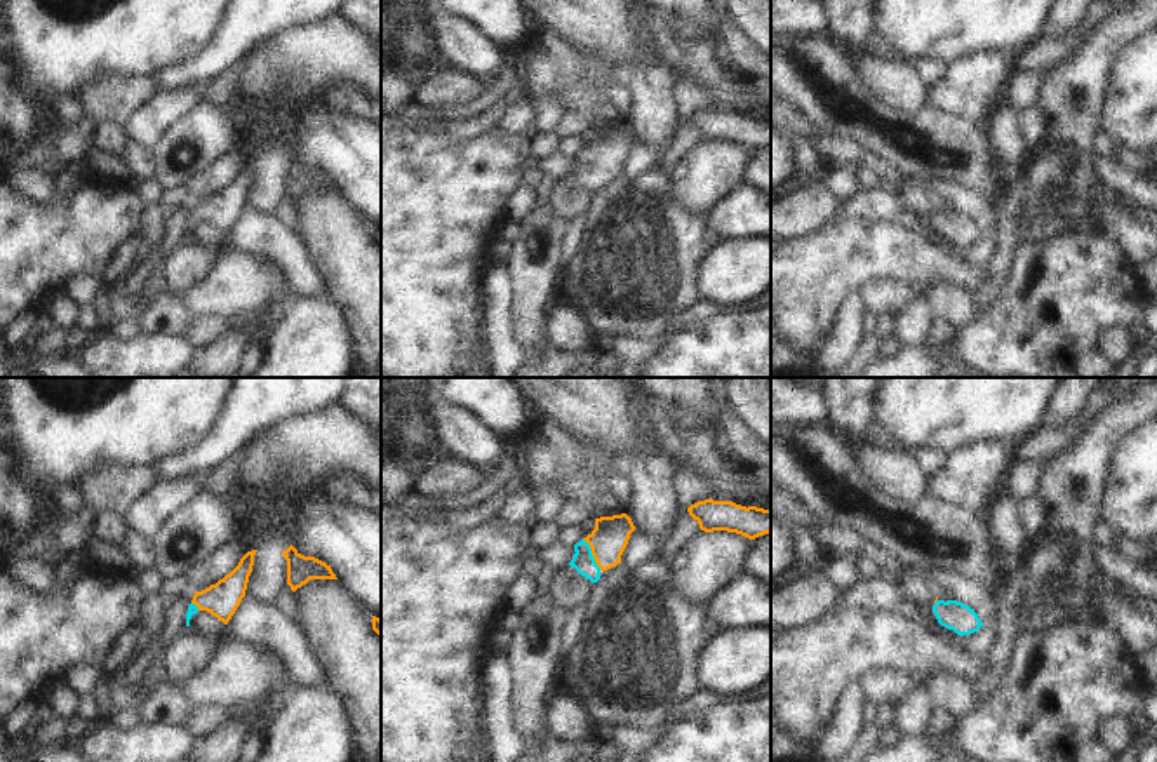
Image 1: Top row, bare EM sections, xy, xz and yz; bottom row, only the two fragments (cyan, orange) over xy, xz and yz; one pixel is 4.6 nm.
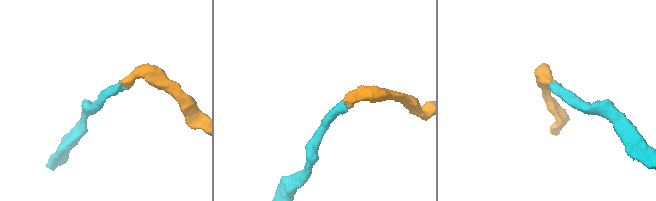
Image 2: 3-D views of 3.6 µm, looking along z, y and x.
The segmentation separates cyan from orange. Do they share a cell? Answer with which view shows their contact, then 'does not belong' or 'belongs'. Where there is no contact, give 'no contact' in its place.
meets cyan in xz; belongs

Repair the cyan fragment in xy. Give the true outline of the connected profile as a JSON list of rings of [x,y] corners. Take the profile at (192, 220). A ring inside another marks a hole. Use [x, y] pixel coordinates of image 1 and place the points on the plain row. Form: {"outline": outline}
{"outline": [[[257,160],[247,162],[240,169],[238,176],[216,195],[211,195],[202,202],[195,202],[186,223],[186,237],[190,237],[191,226],[198,221],[207,221],[228,235],[242,209],[245,207],[256,162]]]}

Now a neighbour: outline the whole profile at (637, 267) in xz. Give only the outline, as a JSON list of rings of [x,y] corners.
[[[654,167],[635,177],[618,174],[600,181],[586,211],[586,230],[565,273],[571,287],[564,297],[590,325],[597,346],[616,338],[649,341],[659,338],[668,322],[698,303],[698,266],[710,251],[701,242],[708,228],[705,214],[677,205],[670,195],[670,174]]]

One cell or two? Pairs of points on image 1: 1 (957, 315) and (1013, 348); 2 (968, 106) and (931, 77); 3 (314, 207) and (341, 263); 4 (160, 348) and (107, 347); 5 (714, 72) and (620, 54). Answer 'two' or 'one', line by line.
1: two
2: two
3: one
4: one
5: one

